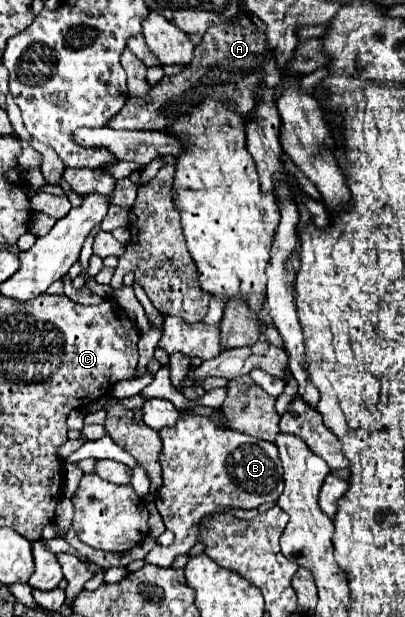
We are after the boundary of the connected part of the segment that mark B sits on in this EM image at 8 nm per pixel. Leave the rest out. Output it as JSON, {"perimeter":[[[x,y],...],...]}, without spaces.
{"perimeter":[[[206,416],[178,418],[176,426],[160,430],[160,438],[164,442],[164,450],[160,456],[164,484],[156,494],[156,508],[162,514],[166,528],[176,534],[176,540],[168,548],[152,548],[146,554],[146,562],[150,564],[170,566],[178,554],[186,554],[196,544],[198,524],[204,516],[214,512],[224,512],[226,508],[258,508],[260,504],[276,502],[282,494],[284,488],[282,466],[274,442],[252,438],[248,434],[234,432],[230,428],[220,428],[214,422],[208,422]]]}

